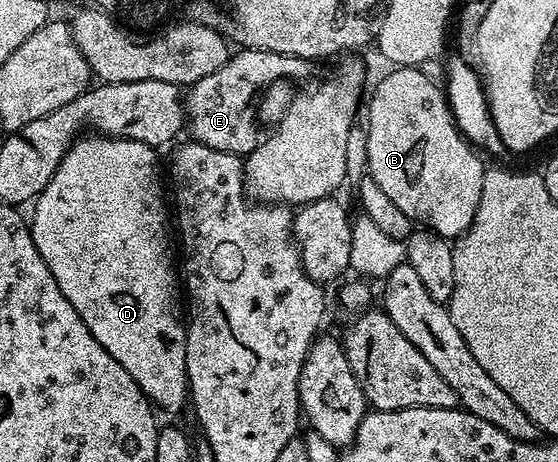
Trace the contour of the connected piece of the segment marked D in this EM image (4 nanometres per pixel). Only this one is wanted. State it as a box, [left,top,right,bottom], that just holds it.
[30,134,190,412]

